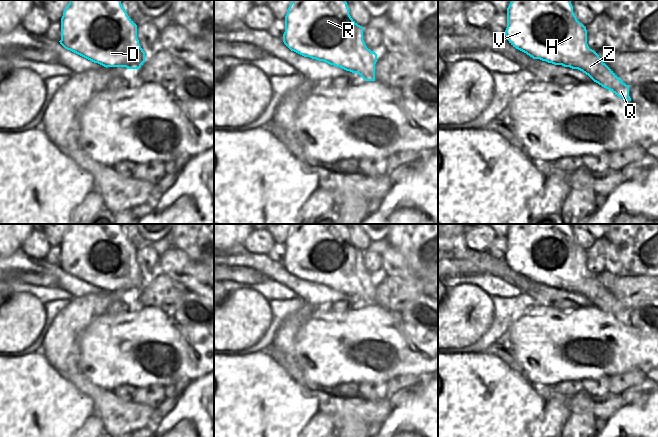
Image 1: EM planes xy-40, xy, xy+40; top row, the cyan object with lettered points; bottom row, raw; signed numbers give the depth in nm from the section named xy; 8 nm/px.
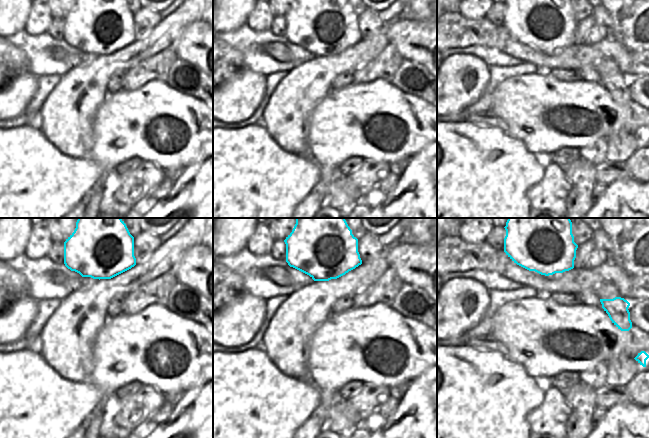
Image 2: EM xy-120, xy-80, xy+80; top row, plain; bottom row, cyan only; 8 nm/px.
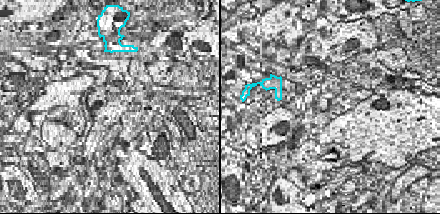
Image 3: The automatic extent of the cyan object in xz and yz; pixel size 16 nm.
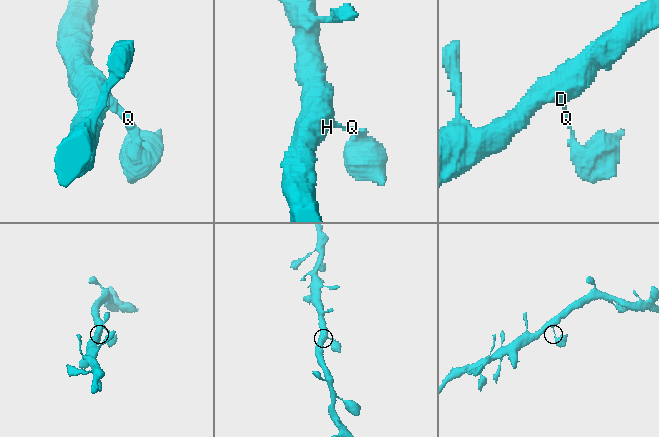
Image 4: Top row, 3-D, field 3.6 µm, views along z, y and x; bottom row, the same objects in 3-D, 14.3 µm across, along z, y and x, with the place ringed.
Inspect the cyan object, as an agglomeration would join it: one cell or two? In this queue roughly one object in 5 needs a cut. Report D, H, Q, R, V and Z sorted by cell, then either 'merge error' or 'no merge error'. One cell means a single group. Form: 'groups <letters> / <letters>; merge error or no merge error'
groups D H Q R V Z; no merge error

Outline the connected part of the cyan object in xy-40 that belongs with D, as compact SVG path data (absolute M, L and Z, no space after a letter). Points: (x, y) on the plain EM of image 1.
M69 224L61 242L60 268L104 291L139 293L145 276L137 262L137 249L129 242L121 224Z

